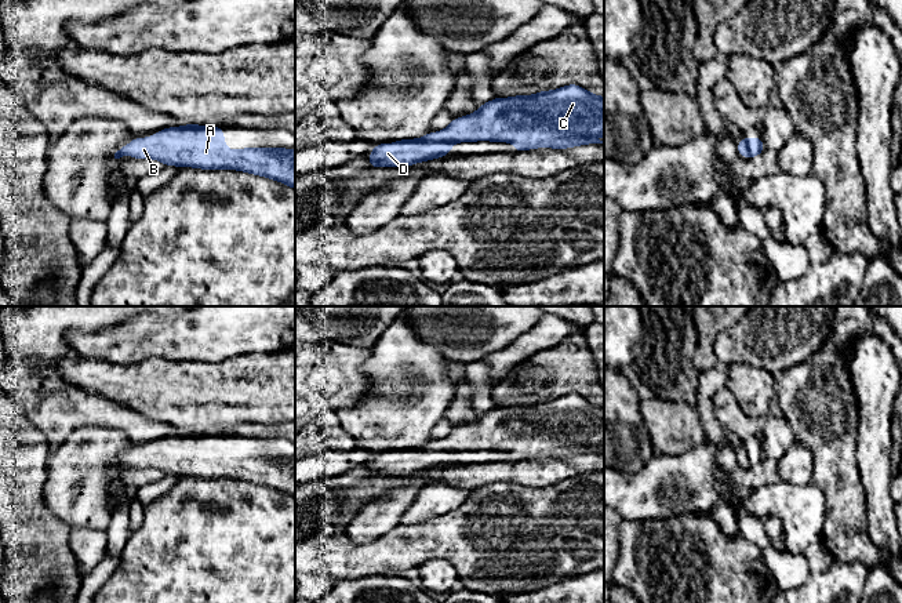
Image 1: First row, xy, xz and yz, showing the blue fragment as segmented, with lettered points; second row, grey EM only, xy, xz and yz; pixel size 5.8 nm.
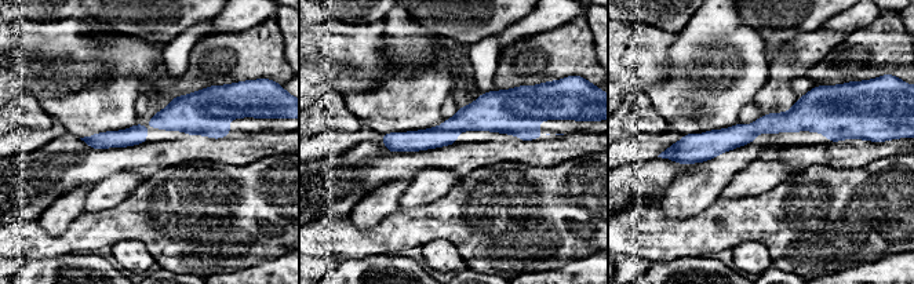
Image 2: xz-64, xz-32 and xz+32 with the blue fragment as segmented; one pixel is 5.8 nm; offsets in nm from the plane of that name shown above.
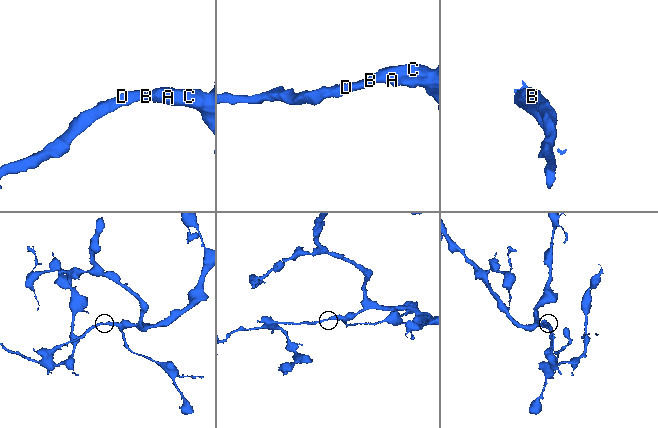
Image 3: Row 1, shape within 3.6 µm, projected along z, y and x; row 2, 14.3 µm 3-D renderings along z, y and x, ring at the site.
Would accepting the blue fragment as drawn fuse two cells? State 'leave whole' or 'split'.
leave whole

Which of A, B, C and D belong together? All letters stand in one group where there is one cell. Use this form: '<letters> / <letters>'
A B C D

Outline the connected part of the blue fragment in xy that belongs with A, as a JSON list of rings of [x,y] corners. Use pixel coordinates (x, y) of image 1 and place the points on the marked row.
[[[215,126],[170,127],[148,138],[132,138],[128,146],[121,146],[114,159],[130,155],[135,159],[157,159],[164,166],[196,167],[203,170],[240,170],[272,178],[295,189],[295,149],[247,148],[228,150],[223,130]]]

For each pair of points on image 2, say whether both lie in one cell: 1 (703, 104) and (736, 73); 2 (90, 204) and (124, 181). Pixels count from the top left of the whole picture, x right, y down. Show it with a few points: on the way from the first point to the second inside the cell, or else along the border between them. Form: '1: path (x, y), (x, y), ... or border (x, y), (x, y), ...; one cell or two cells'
1: path (712, 95), (728, 79); one cell
2: path (98, 199), (116, 188); one cell

